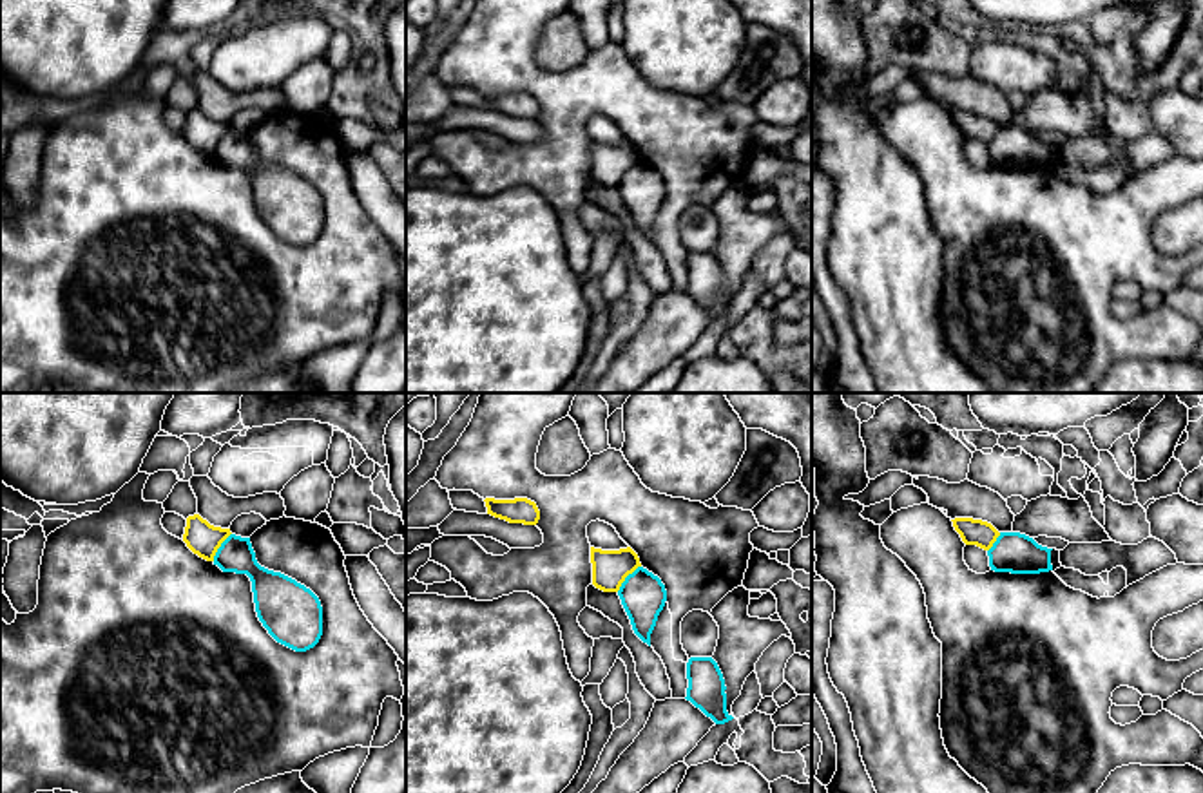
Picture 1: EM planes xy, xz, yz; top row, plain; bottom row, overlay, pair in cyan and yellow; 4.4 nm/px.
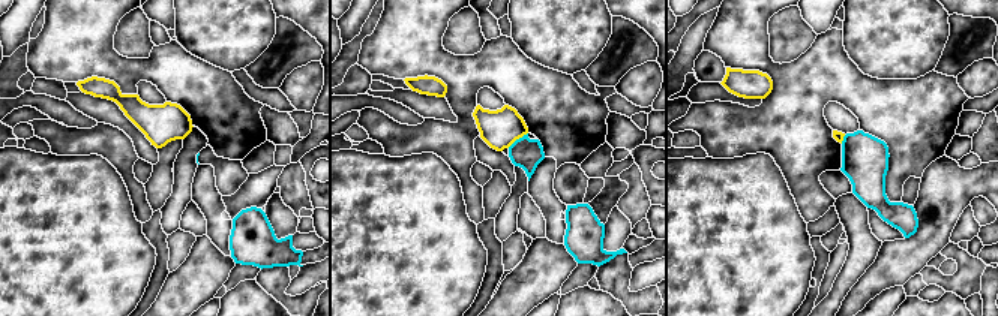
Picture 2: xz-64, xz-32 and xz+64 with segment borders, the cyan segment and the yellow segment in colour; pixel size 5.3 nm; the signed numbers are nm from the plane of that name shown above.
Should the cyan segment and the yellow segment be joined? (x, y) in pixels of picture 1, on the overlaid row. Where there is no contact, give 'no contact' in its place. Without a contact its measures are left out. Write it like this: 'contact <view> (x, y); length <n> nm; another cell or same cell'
contact xz (625, 578); length 160 nm; another cell

